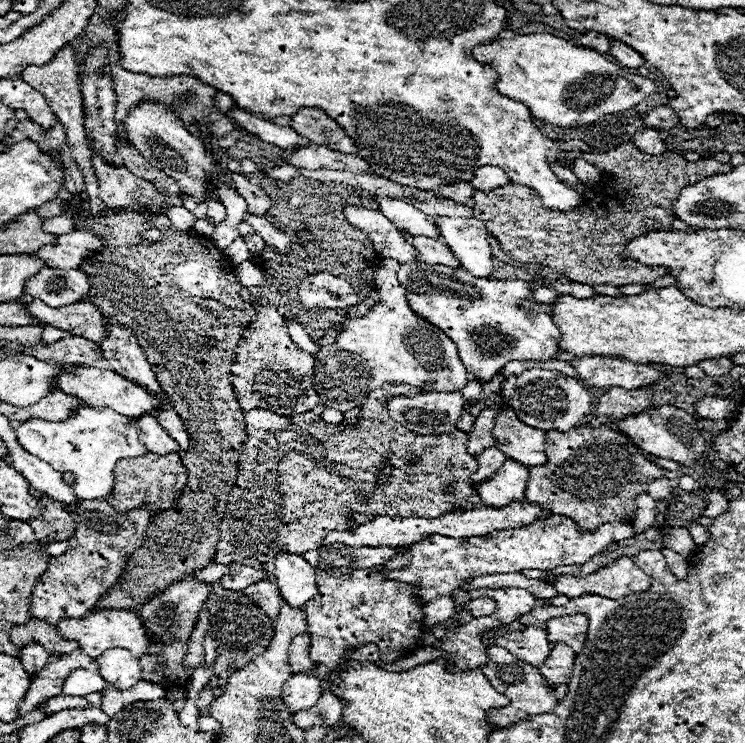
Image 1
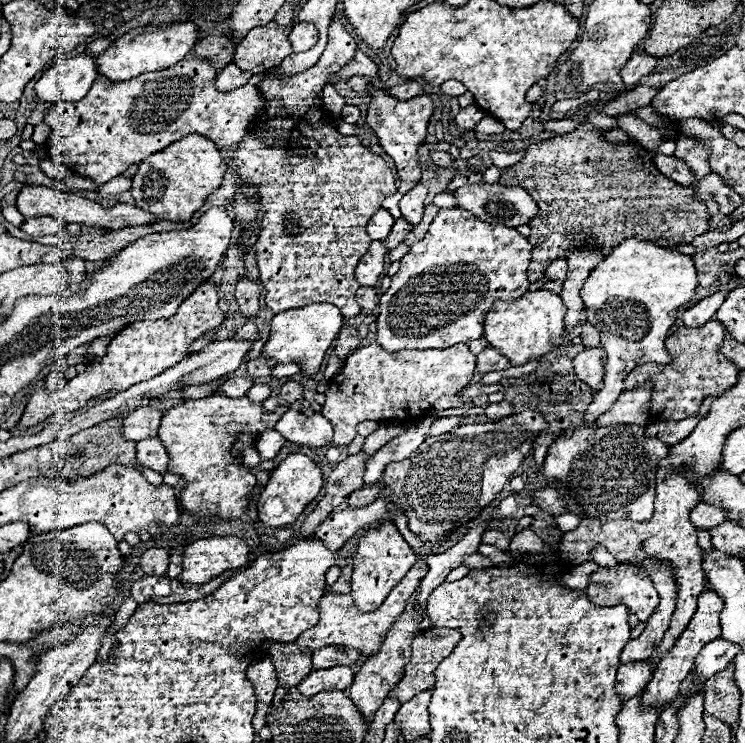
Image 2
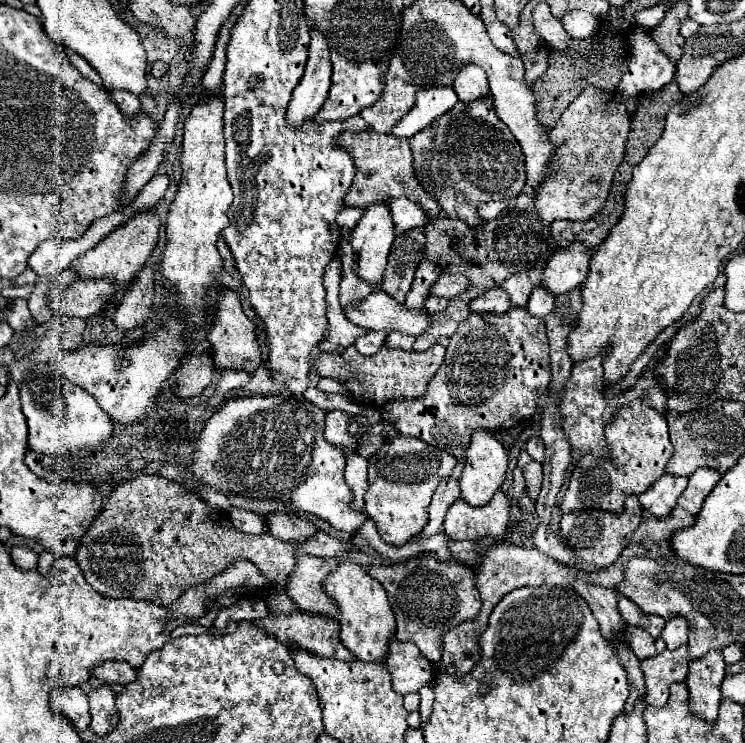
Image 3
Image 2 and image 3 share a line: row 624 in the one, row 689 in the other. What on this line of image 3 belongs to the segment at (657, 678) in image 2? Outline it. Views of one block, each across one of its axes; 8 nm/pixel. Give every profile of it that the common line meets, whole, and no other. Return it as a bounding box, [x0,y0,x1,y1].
[686,650,726,722]

